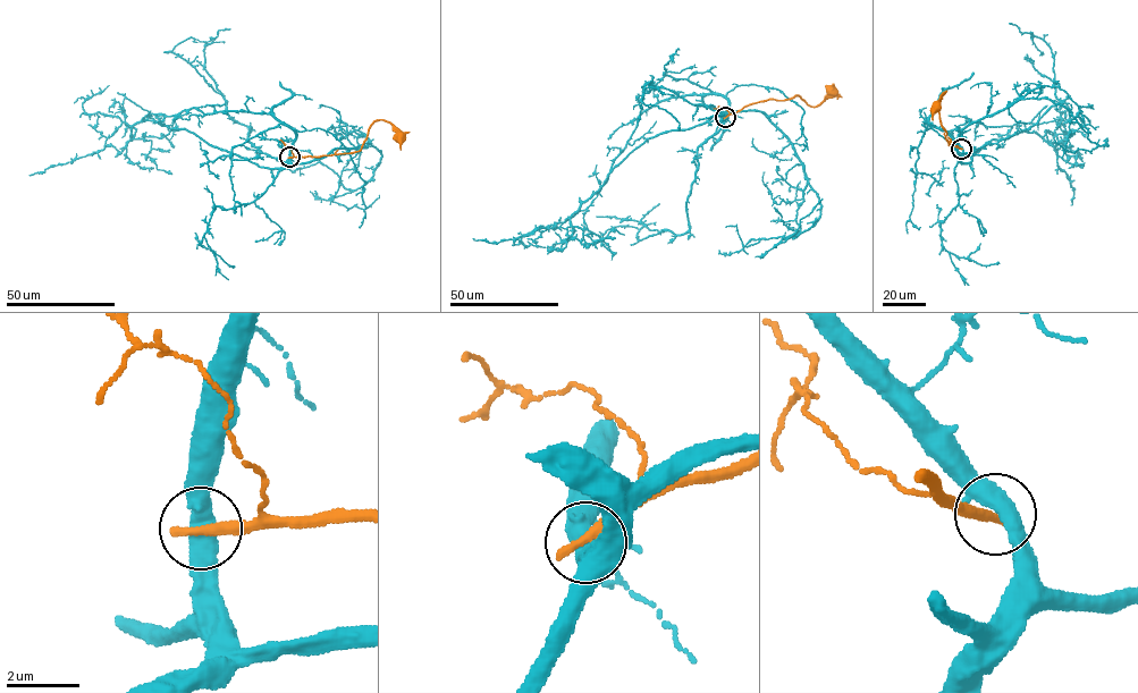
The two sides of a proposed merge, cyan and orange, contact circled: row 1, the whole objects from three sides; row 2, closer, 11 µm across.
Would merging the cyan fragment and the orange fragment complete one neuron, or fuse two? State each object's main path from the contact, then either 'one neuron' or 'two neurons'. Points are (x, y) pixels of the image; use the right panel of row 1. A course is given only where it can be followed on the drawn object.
cyan via (961, 149), (960, 162), (969, 163), (992, 140), (1023, 131), (1046, 134), (1058, 166), (1073, 188), (1071, 205) | orange via (961, 149), (949, 143), (942, 126), (940, 99), (946, 91), (936, 107) | two neurons

